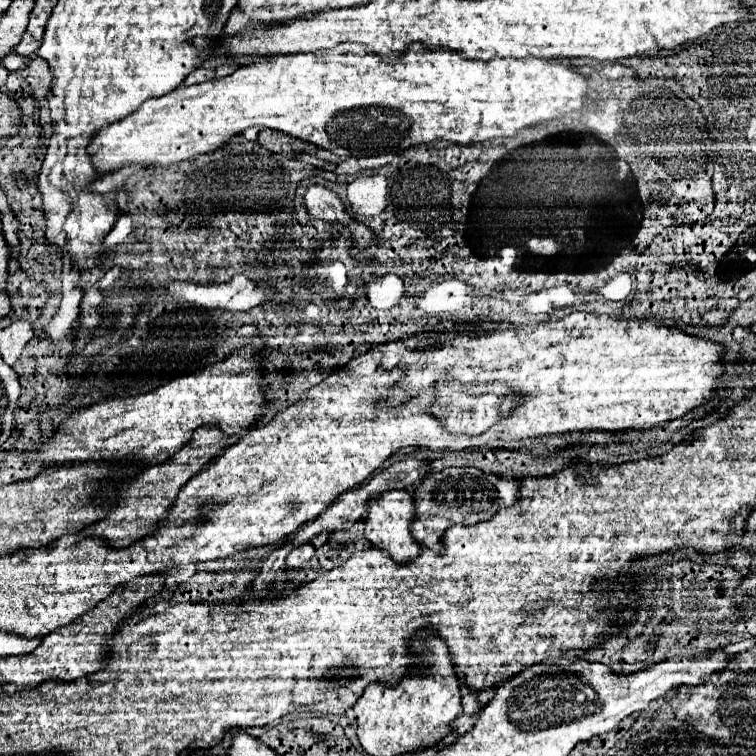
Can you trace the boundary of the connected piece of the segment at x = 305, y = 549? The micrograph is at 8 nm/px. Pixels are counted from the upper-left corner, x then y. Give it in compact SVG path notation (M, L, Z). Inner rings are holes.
M310 542L294 548L294 550L288 554L288 558L286 558L286 570L288 570L288 572L300 570L306 562L310 562L312 556L314 556L314 546L312 546Z

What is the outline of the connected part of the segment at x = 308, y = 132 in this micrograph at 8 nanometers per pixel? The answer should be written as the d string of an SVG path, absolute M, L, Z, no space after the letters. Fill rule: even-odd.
M420 42L408 46L404 54L384 60L369 46L340 44L330 50L284 54L238 66L230 76L194 86L178 86L166 96L150 98L124 120L100 128L88 144L88 154L100 176L124 166L174 166L198 154L214 152L250 126L280 130L342 158L392 154L418 144L430 144L436 138L456 144L476 144L498 136L514 136L522 128L582 110L586 90L588 78L562 60L492 58L480 62L466 60L450 50L424 50Z

